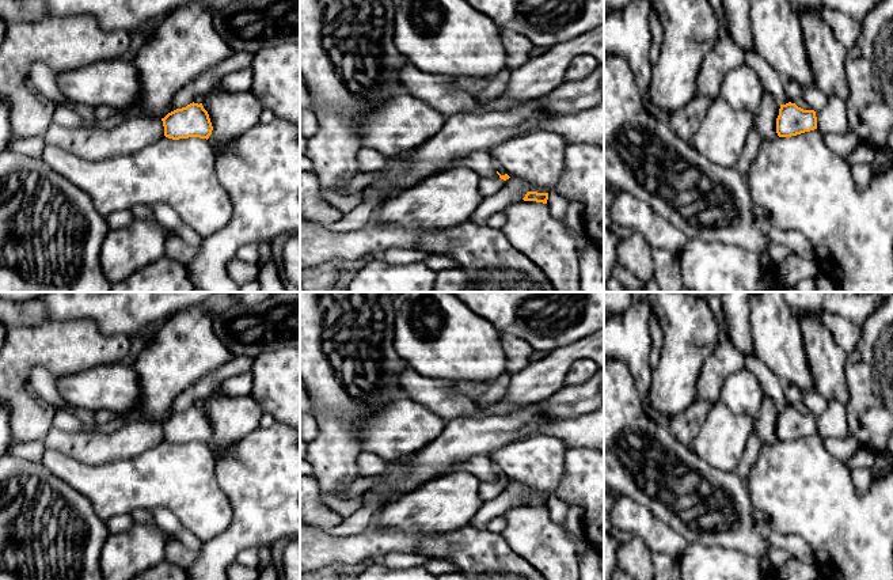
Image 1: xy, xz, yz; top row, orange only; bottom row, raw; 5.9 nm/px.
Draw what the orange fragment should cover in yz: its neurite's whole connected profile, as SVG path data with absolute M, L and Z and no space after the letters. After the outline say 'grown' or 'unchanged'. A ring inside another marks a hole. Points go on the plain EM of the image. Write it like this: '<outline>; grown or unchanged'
M795 407L780 409L776 422L776 437L779 441L791 441L817 433L814 414L803 414Z; unchanged

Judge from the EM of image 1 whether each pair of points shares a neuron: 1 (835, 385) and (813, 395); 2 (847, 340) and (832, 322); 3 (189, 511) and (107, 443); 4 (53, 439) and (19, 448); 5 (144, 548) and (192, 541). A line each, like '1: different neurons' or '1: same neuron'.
1: different neurons
2: same neuron
3: different neurons
4: different neurons
5: different neurons

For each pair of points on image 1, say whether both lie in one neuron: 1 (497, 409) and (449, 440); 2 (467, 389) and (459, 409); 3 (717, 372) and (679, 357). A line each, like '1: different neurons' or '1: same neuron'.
1: different neurons
2: different neurons
3: different neurons

